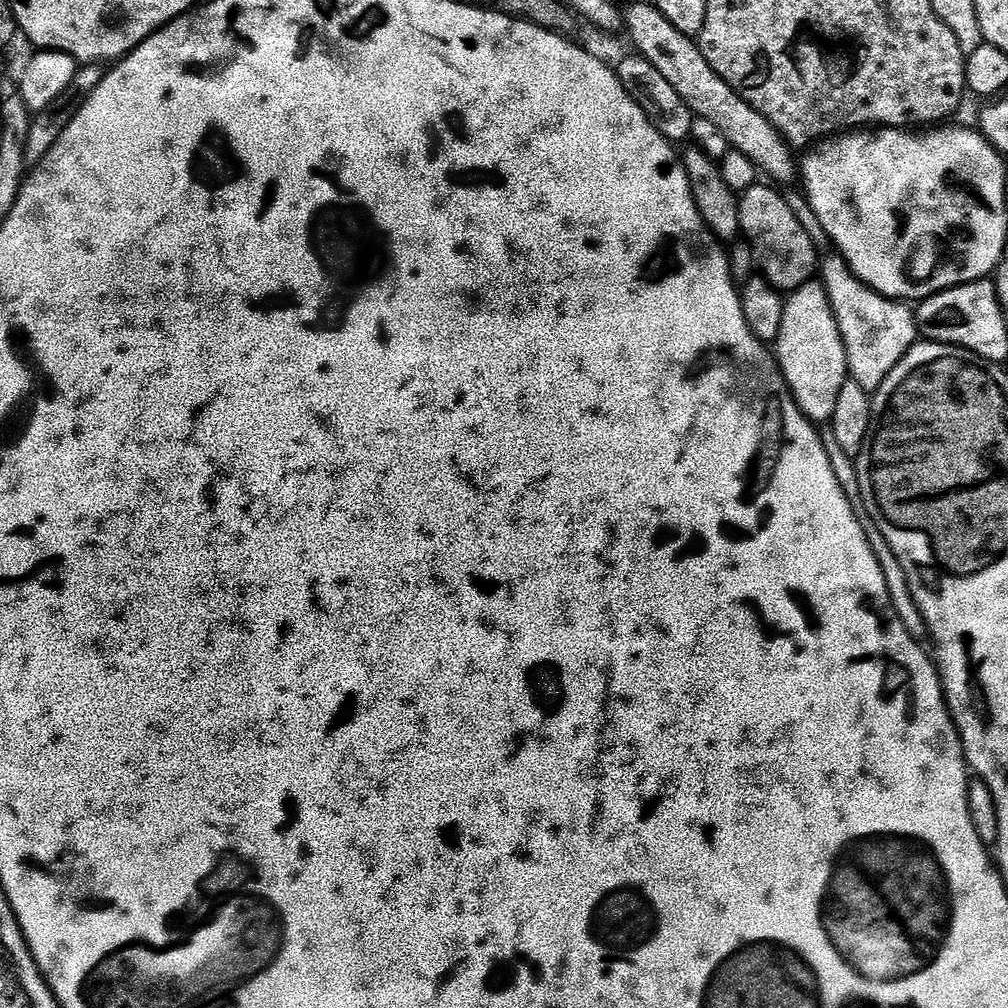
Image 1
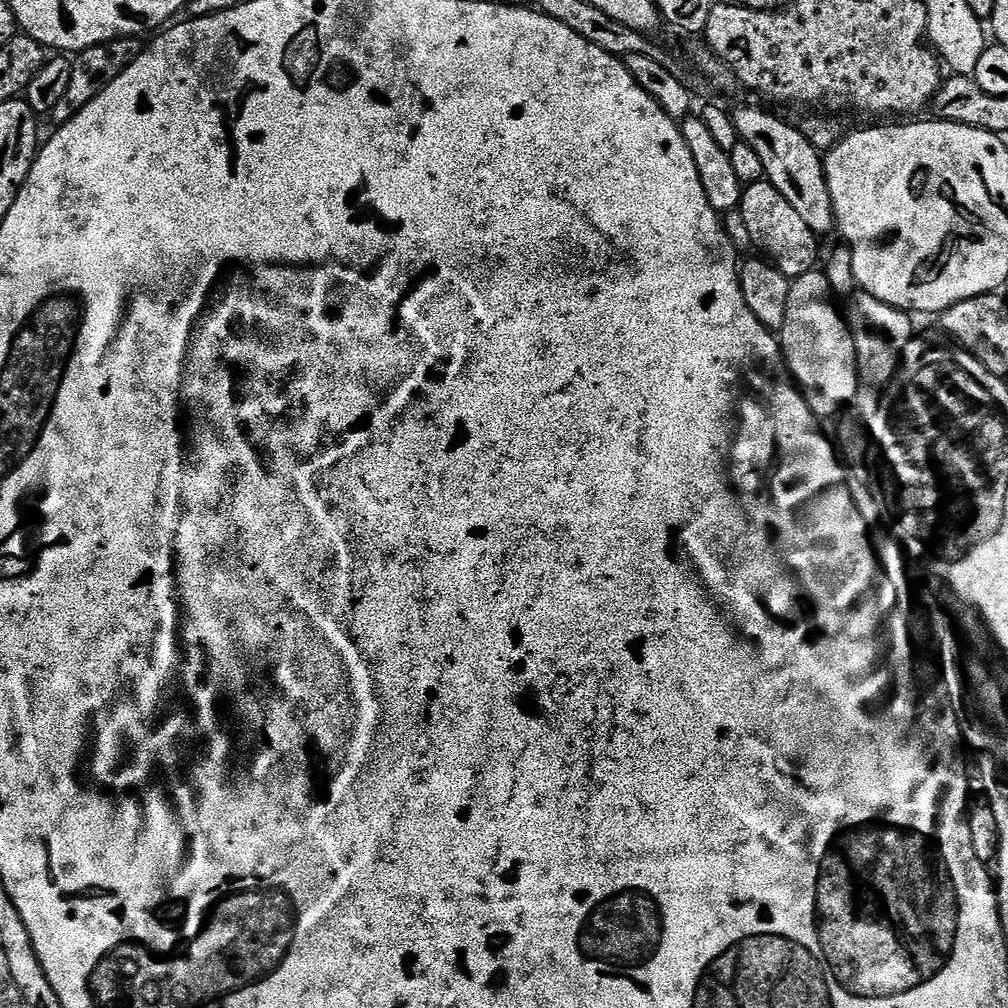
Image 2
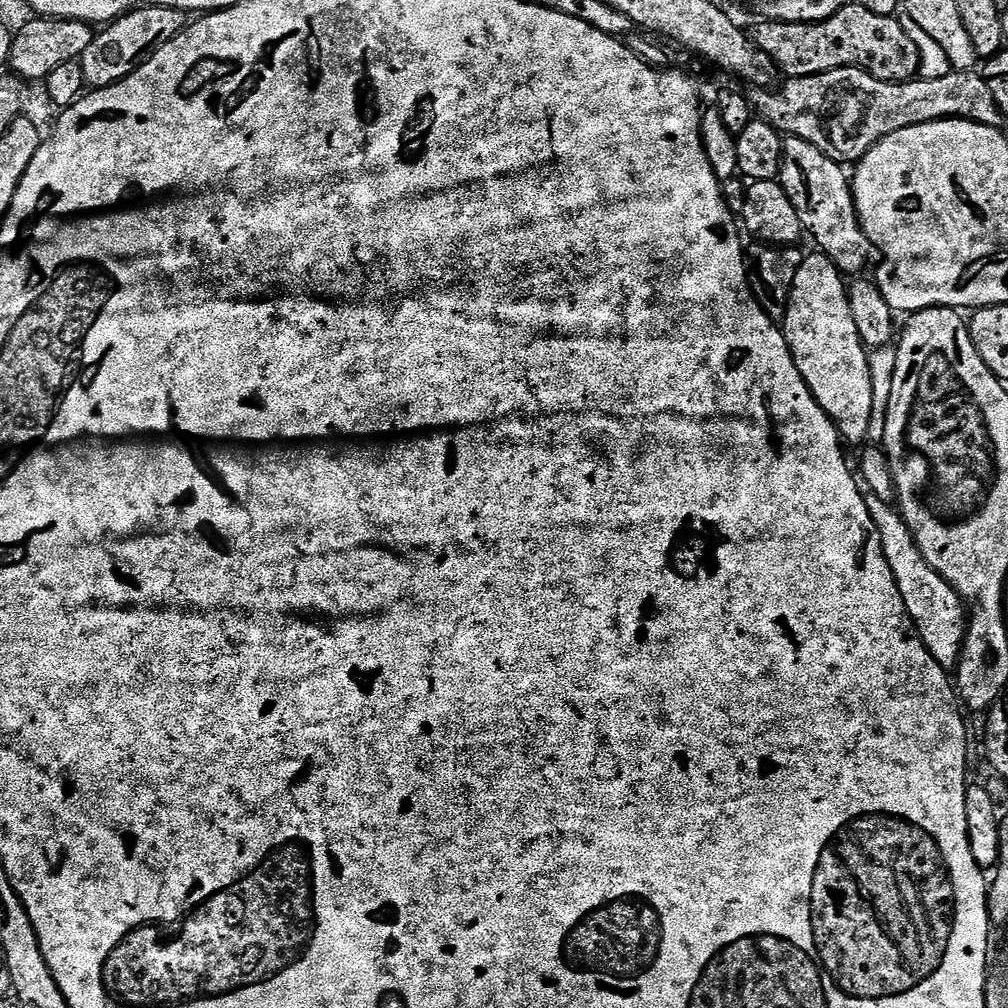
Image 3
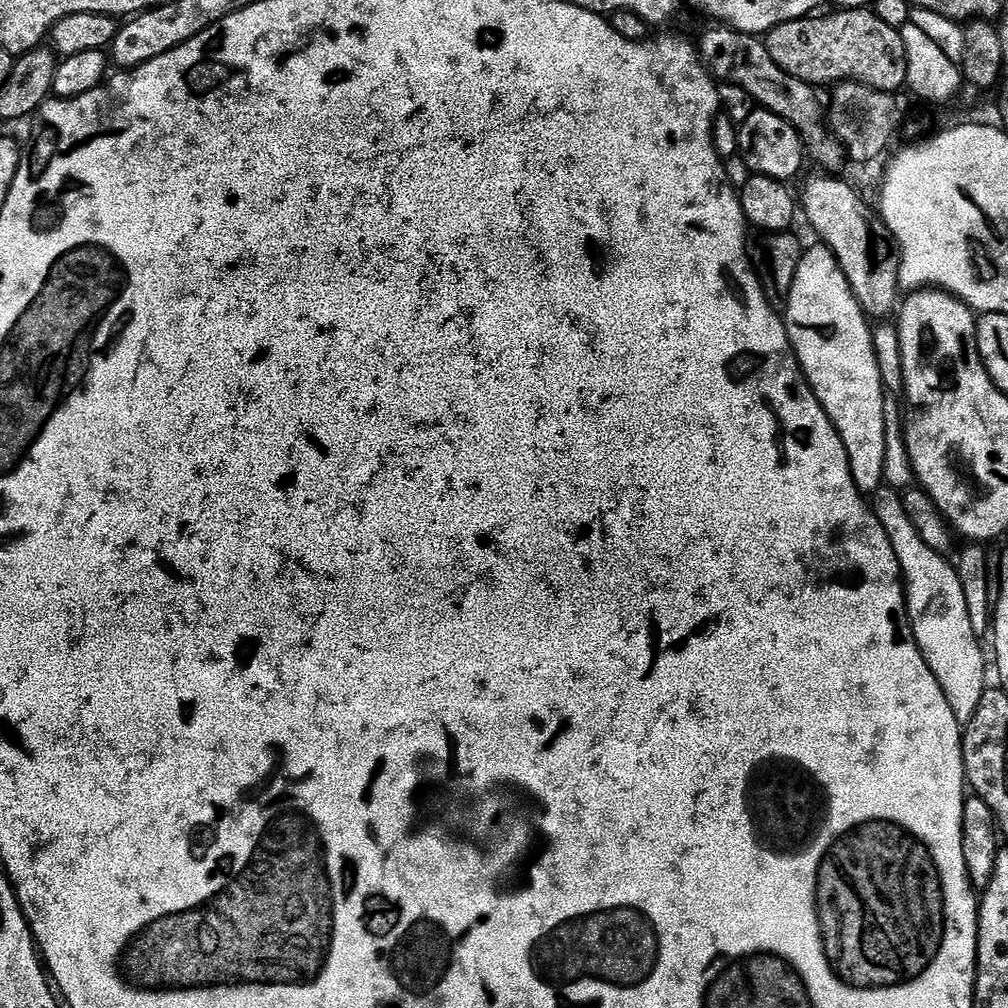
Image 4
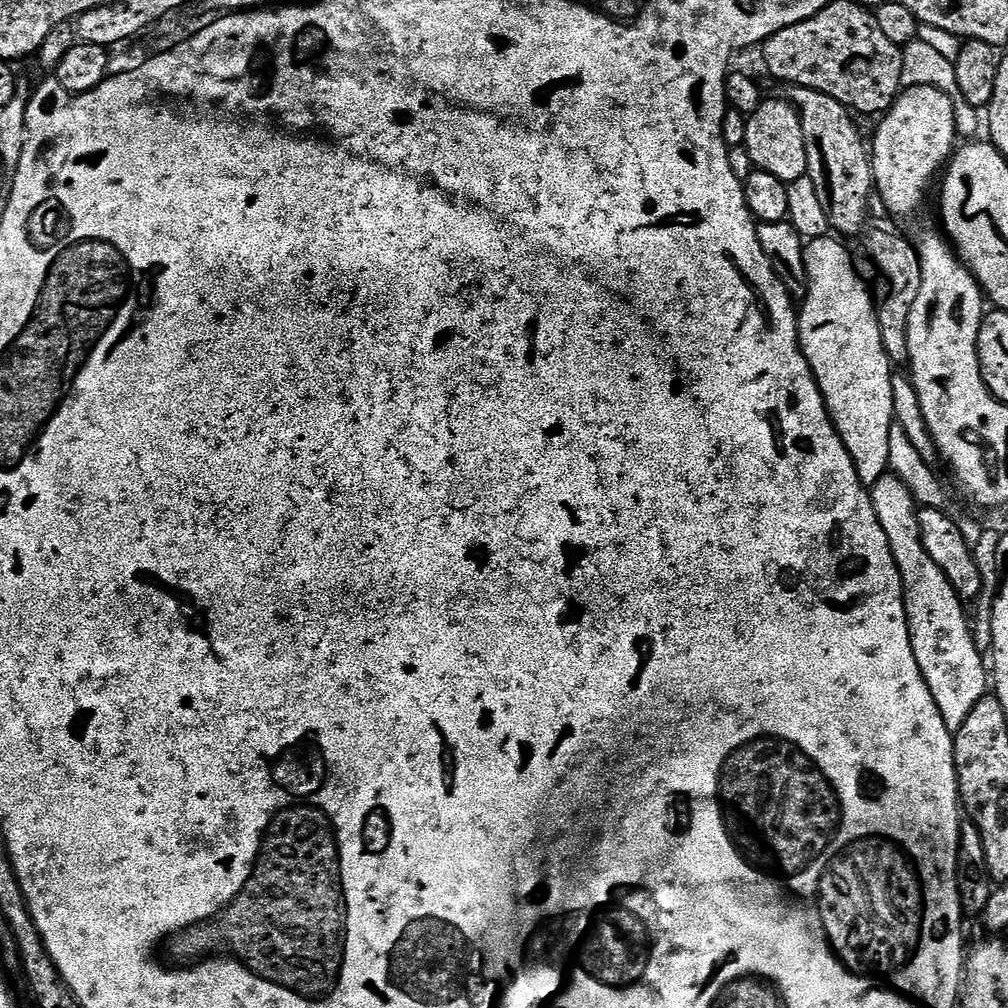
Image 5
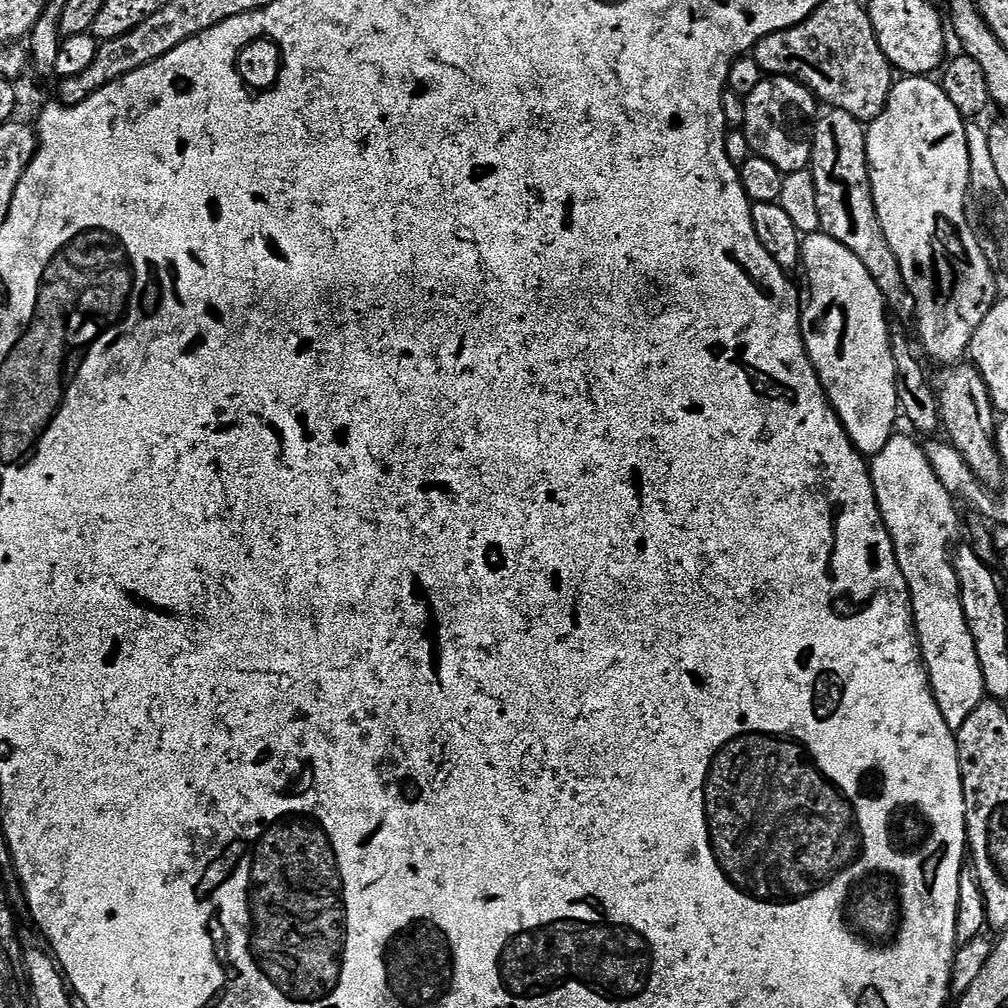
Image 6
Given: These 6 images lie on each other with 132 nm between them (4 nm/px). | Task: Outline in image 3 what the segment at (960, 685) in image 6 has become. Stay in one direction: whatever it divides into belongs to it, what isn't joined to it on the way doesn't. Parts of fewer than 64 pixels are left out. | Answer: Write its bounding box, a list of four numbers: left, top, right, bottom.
[868,498,966,670]

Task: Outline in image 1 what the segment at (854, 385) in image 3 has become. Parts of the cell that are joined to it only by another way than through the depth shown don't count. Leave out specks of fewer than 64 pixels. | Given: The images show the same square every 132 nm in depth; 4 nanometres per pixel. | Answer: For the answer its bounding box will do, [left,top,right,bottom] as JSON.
[774,282,849,422]

